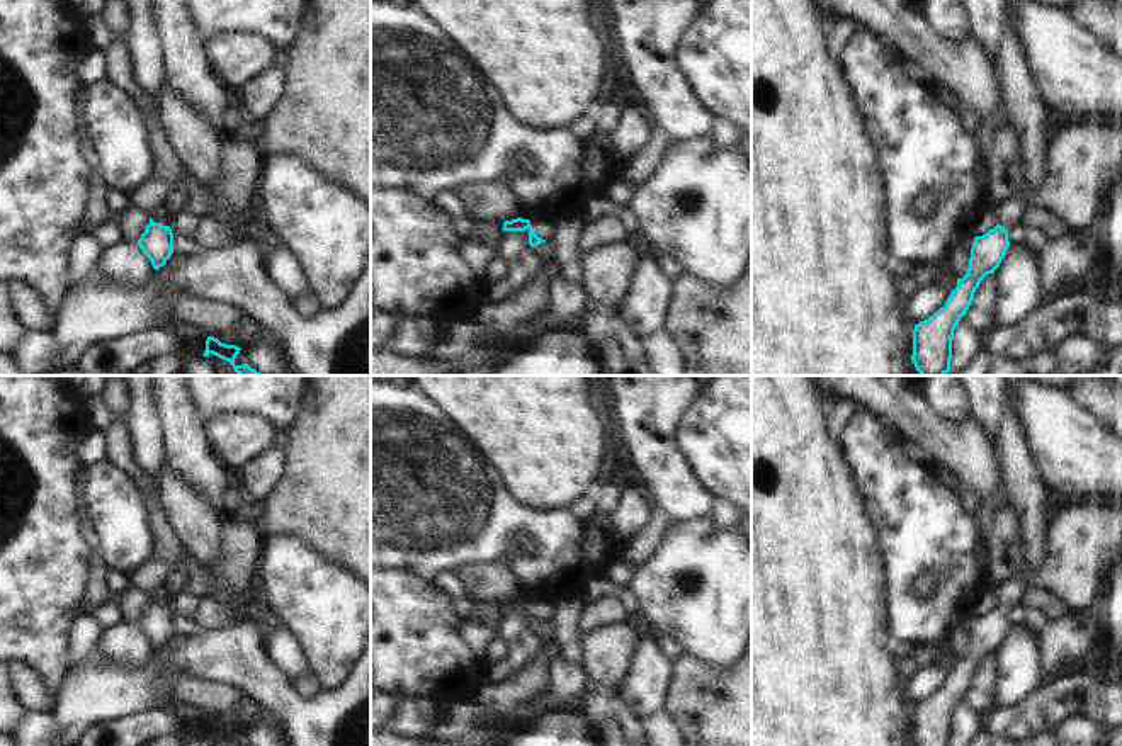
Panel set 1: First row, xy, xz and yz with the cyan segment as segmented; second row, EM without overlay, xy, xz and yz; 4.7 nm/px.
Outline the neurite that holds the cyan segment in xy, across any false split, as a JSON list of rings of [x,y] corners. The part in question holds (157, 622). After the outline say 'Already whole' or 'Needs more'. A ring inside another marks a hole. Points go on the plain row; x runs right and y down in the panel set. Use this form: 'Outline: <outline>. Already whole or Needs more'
Outline: [[[158,590],[150,595],[150,605],[138,620],[139,629],[150,639],[155,651],[163,647],[173,634],[173,613]]]. Needs more

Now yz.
Outline: [[[1025,588],[1013,596],[1005,591],[998,596],[998,605],[983,617],[974,619],[969,649],[957,668],[950,673],[945,687],[933,697],[915,705],[913,736],[915,746],[950,746],[954,710],[966,697],[974,673],[988,654],[994,654],[1010,627],[1008,612],[1020,603]]]. Needs more

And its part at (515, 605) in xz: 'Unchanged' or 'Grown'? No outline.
Grown

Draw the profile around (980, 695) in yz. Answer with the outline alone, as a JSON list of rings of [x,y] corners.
[[[988,654],[974,673],[974,680],[966,693],[967,704],[981,715],[994,709],[994,688],[998,683],[998,661]]]

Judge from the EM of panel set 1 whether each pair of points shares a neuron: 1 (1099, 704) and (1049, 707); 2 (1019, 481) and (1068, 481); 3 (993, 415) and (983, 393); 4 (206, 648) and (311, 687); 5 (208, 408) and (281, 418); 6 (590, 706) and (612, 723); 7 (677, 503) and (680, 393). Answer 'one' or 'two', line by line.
1: two
2: two
3: one
4: two
5: one
6: one
7: one

